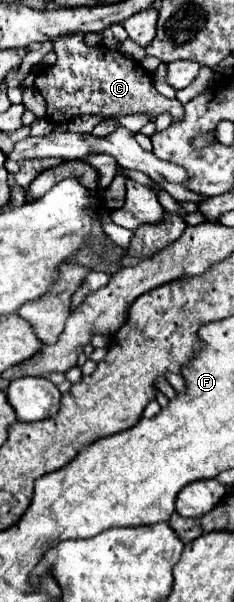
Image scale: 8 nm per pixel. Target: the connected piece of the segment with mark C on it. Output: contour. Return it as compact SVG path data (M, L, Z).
M68 34L53 41L58 62L54 74L38 74L36 90L46 98L48 120L54 124L64 124L76 116L84 114L138 114L146 112L158 116L170 112L174 120L182 116L182 104L174 98L162 96L154 88L152 76L134 60L122 56L118 50L108 48L88 48L84 44L84 34Z

